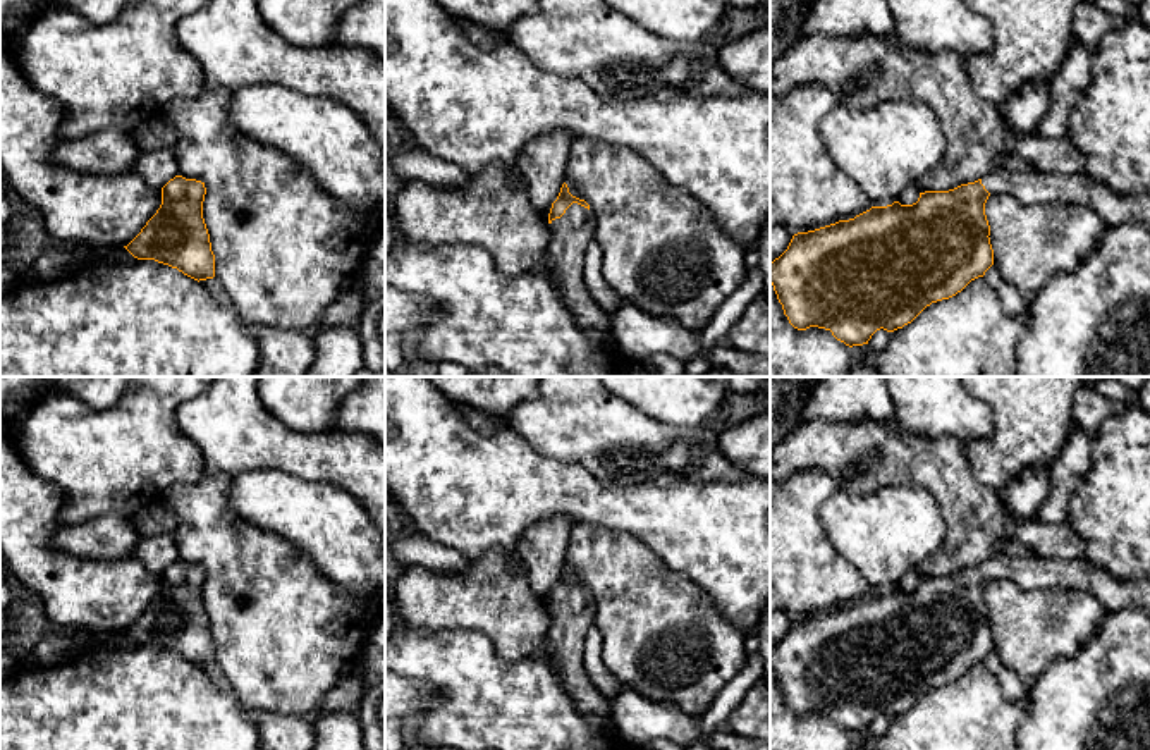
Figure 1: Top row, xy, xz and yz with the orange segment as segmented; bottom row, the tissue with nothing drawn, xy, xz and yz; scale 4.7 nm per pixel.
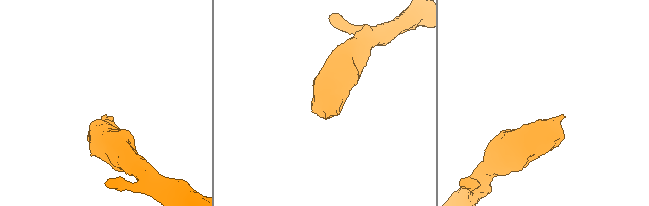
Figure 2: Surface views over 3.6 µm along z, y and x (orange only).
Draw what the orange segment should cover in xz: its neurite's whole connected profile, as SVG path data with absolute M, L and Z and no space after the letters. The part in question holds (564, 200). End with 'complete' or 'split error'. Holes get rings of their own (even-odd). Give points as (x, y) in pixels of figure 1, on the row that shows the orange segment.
M564 182L548 213L552 237L543 255L548 280L576 323L610 354L621 351L610 337L609 315L595 303L584 284L584 251L595 237L596 218L590 205L569 193Z; split error

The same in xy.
M175 175L162 188L162 205L124 246L138 260L155 260L194 280L215 277L215 255L203 218L205 182Z; complete

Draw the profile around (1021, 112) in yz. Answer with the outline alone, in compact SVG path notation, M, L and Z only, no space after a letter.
M1035 81L1002 105L1004 124L1011 132L1025 134L1037 131L1037 122L1049 107L1049 83Z

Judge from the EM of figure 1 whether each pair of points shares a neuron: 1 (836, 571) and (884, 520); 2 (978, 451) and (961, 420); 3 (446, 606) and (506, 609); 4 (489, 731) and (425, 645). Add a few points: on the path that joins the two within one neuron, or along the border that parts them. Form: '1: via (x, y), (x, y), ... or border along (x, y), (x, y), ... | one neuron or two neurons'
1: border along (824, 527), (829, 540), (874, 590) | two neurons
2: border along (982, 399), (992, 413), (992, 432), (963, 444) | two neurons
3: via (461, 606), (490, 606) | one neuron
4: via (485, 711), (446, 666) | one neuron

